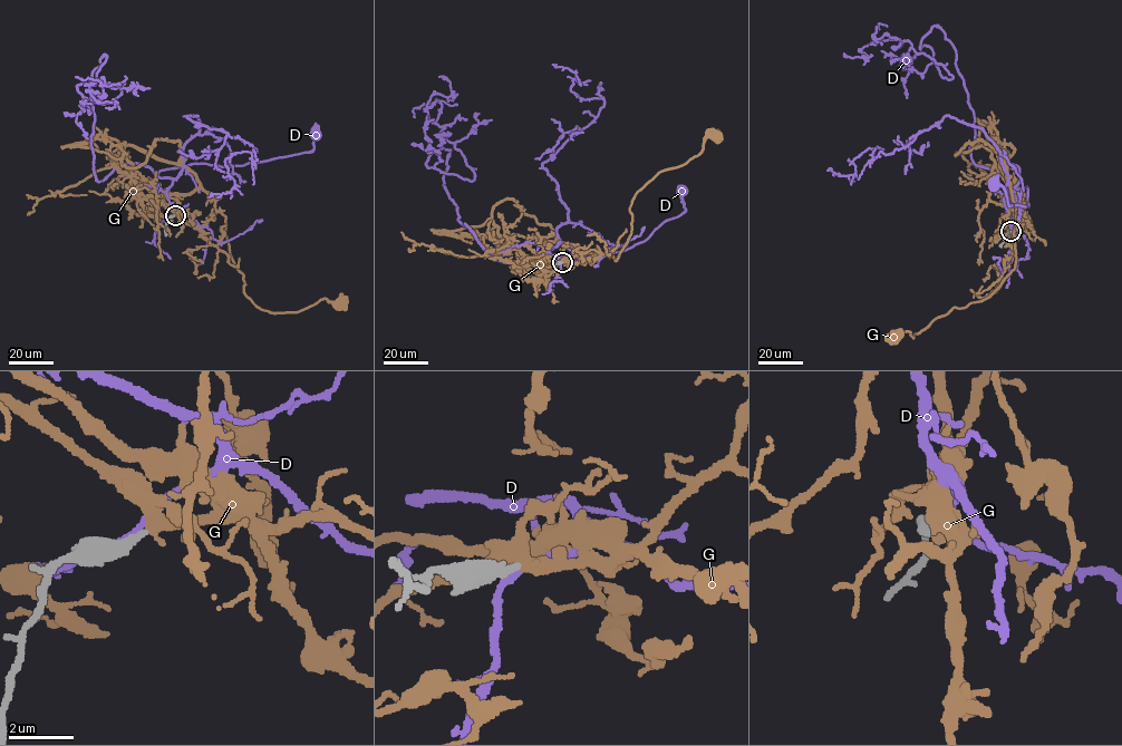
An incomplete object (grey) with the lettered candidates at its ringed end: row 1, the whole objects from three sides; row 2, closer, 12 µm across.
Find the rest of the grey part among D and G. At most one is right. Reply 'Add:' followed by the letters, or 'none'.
Add: G

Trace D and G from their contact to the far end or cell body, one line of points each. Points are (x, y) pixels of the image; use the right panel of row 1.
D: (1012, 231), (1004, 197), (1027, 186), (1025, 206), (1009, 205), (1005, 190), (994, 185)
G: (1011, 231), (1015, 267), (992, 294), (953, 308), (913, 339), (908, 331), (892, 335), (896, 336)

